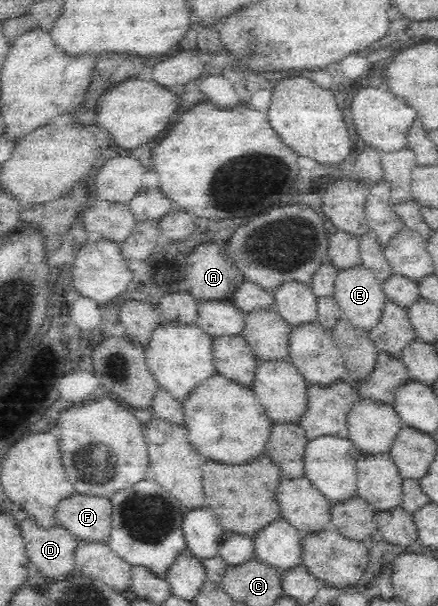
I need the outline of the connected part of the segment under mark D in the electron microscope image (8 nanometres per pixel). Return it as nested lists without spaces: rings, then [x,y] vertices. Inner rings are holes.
[[[26,516],[17,527],[29,563],[49,580],[62,580],[75,569],[73,554],[78,539],[62,526],[42,529],[32,516]]]

